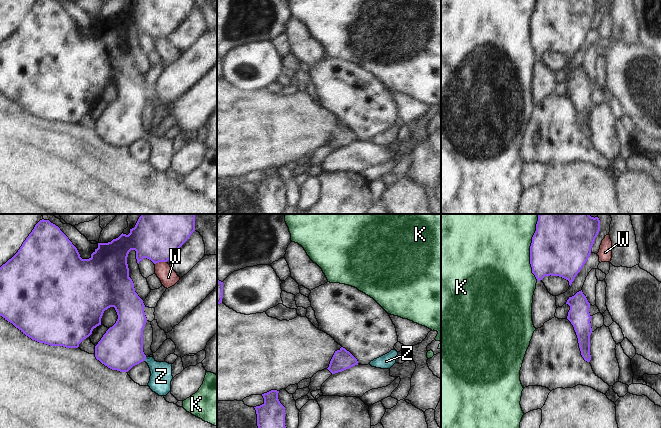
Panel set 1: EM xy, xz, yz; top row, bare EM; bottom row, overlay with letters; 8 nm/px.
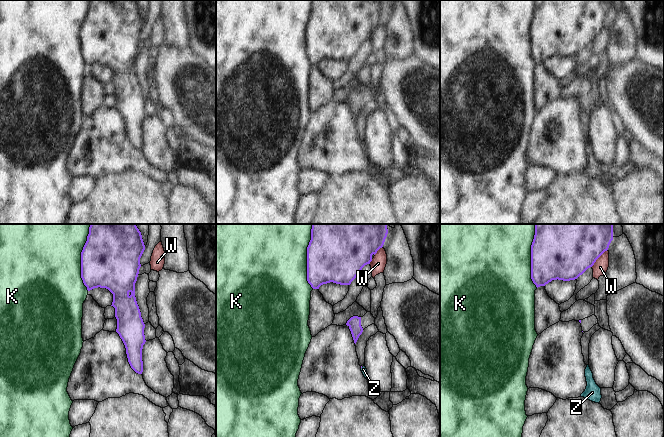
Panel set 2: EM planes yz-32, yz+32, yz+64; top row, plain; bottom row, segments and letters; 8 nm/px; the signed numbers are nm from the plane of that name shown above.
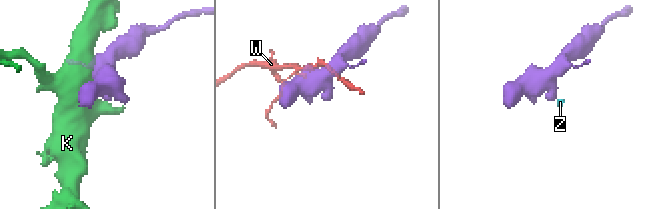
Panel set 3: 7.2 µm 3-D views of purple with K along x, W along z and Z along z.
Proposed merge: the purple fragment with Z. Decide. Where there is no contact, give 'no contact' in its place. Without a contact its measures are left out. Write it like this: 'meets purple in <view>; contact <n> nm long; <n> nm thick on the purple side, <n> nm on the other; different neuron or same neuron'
meets purple in xy; contact 40 nm long; 360 nm thick on the purple side, 180 nm on the other; same neuron

